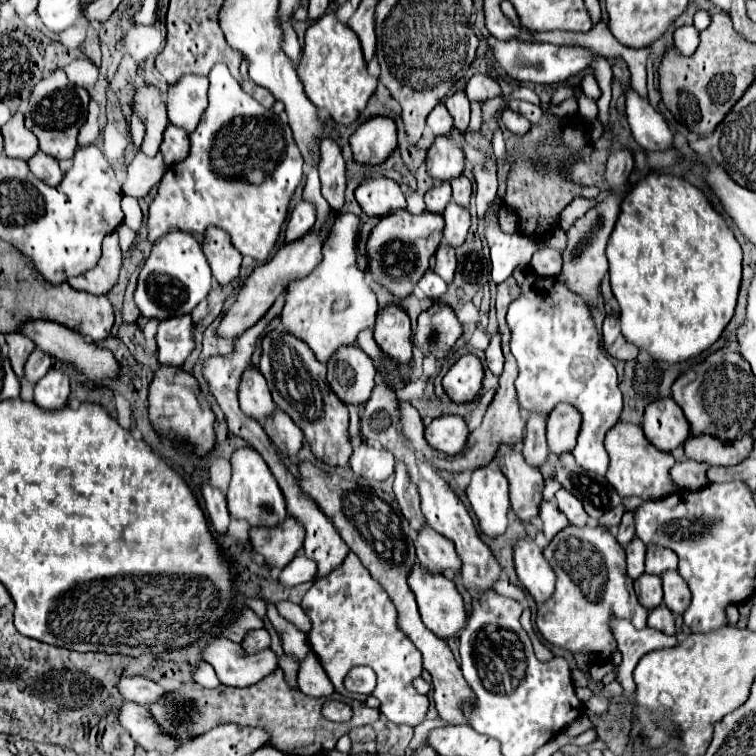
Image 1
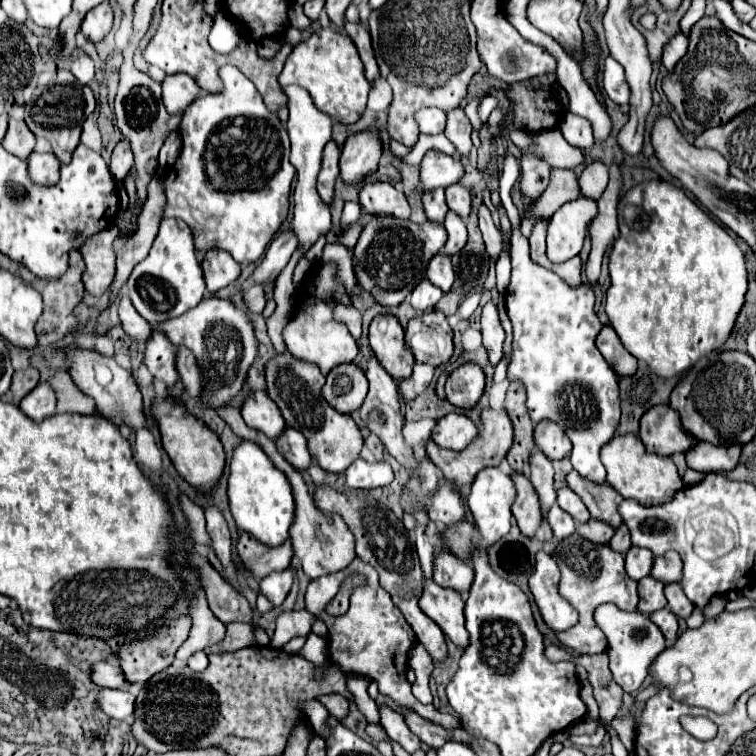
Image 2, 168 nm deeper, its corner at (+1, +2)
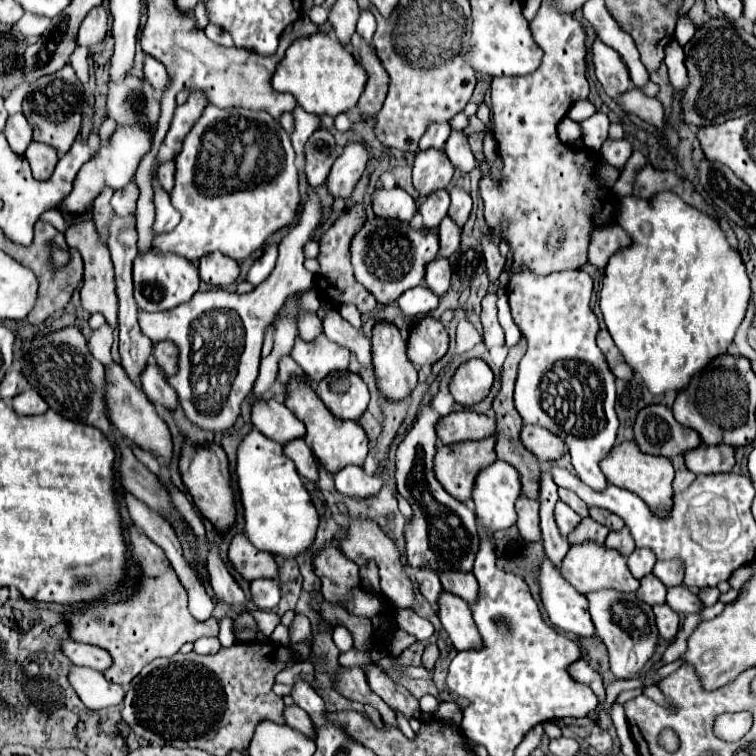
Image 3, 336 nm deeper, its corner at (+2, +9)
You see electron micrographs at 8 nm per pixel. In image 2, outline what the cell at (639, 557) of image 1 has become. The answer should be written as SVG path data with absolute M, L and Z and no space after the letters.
M631 547L625 555L625 569L627 569L627 575L635 581L643 579L649 575L651 571L651 565L653 565L653 553L649 549L643 549L643 547Z

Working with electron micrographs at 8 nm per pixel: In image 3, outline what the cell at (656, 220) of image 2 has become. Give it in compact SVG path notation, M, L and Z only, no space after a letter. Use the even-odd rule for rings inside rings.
M660 192L652 200L640 200L634 196L620 198L616 222L626 228L632 244L620 248L606 264L600 290L604 322L628 366L640 374L654 396L680 392L712 358L728 352L750 298L746 268L740 254L728 246L718 222L682 202L674 192ZM644 222L650 224L650 232L646 234L642 232Z

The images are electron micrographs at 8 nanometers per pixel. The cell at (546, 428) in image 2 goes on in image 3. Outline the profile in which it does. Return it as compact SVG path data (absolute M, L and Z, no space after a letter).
M526 424L520 432L520 442L538 458L538 460L558 460L564 454L564 442L548 432L546 428Z

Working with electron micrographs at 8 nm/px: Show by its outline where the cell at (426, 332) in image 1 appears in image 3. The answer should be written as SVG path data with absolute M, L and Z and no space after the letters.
M432 316L416 320L408 338L408 360L420 368L438 362L448 350L448 332L444 324Z

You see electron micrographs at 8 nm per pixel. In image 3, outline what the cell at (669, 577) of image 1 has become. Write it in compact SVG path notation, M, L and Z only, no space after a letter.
M686 586L668 588L666 604L670 604L670 608L676 610L678 614L696 614L702 610L700 598L696 594L692 594Z

